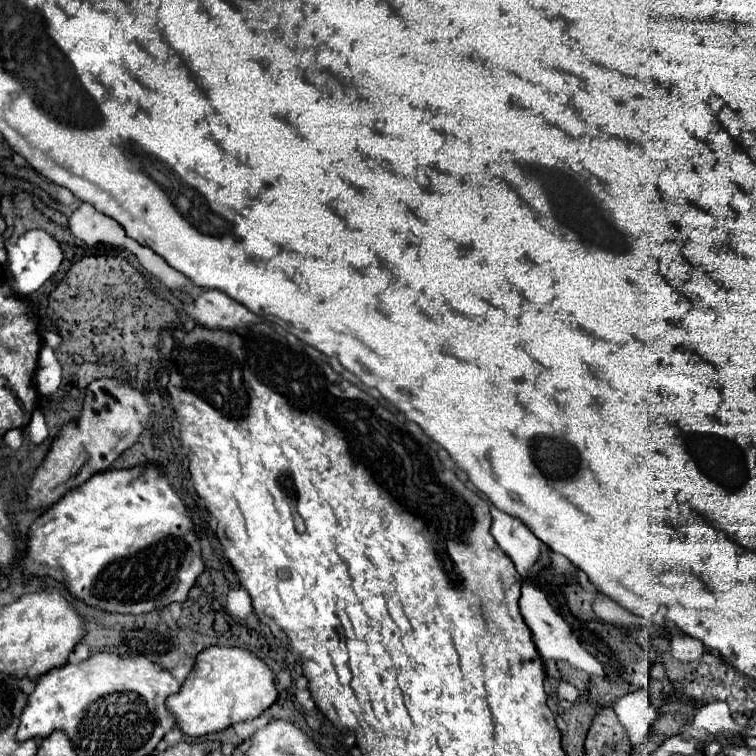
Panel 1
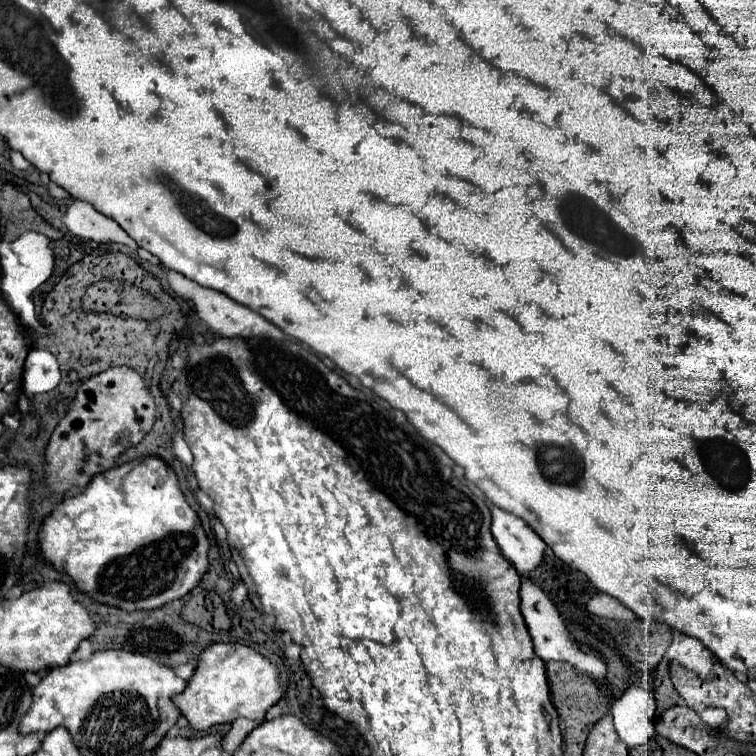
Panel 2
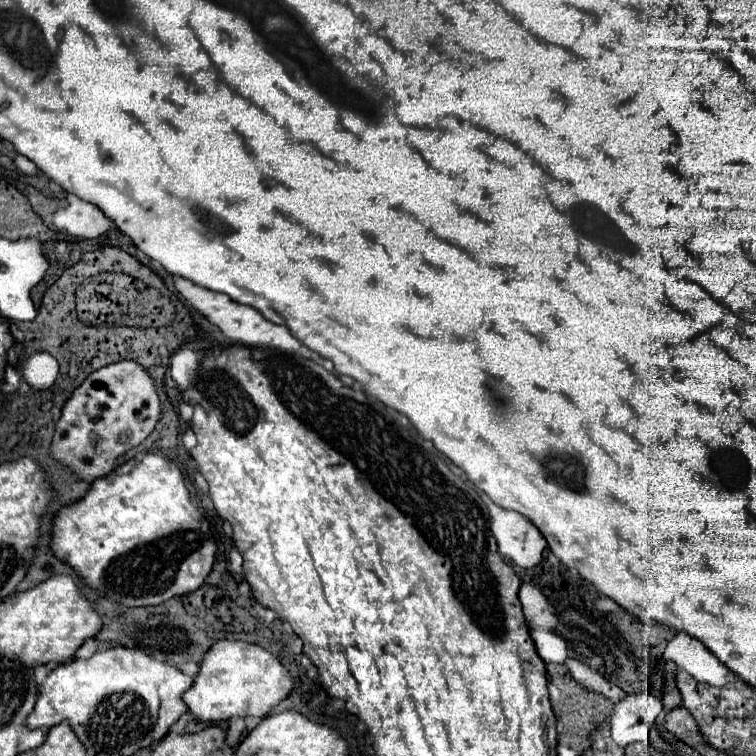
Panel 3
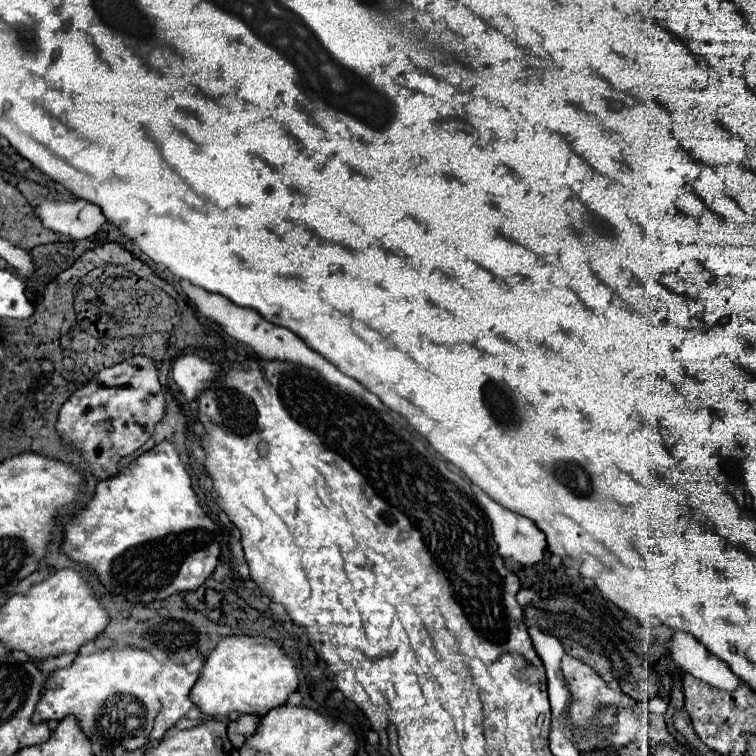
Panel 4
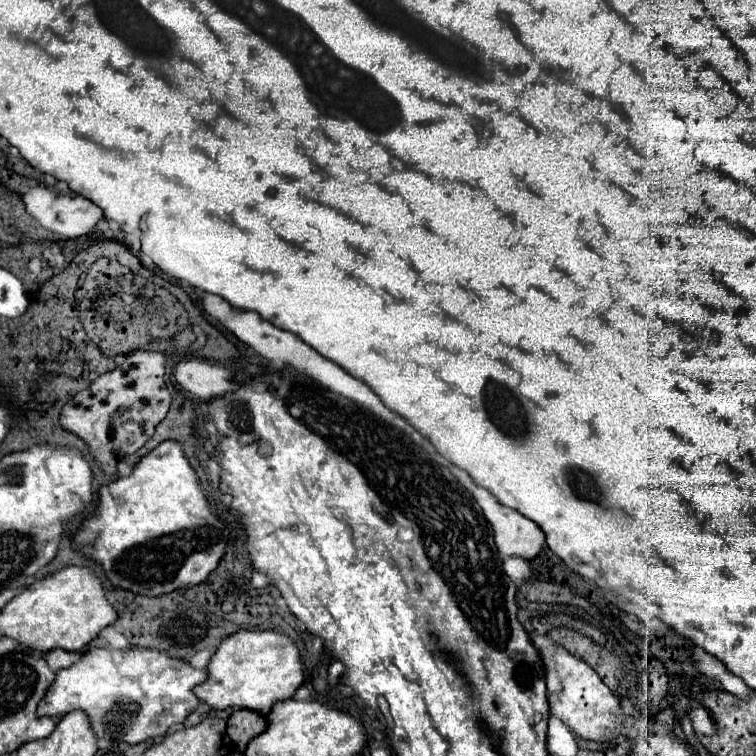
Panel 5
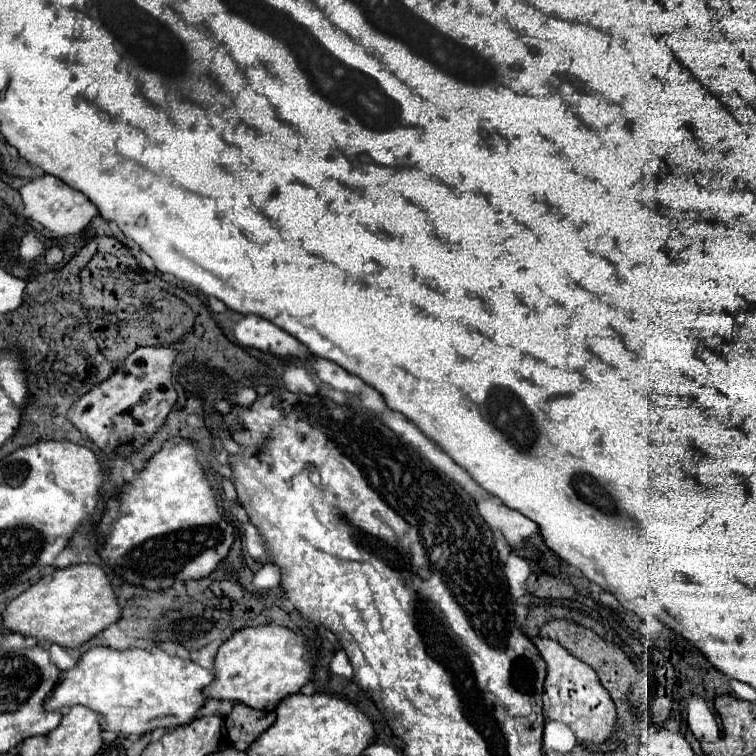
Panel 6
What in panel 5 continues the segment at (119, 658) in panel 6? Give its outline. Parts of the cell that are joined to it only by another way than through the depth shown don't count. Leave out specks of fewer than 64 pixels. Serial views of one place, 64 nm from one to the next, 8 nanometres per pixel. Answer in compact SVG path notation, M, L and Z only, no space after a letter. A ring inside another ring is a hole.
M92 648L70 668L56 672L50 692L46 690L36 714L58 718L72 710L82 710L96 738L110 736L124 744L140 744L164 736L170 726L182 724L200 704L192 690L206 680L206 670L196 670L188 662L176 660L175 649L160 652L136 648L120 652Z

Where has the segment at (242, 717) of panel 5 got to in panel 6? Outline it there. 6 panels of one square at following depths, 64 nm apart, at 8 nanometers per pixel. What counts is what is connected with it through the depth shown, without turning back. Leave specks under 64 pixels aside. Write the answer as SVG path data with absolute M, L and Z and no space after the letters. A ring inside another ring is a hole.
M236 704L226 716L228 738L236 750L246 750L262 732L266 732L266 728L272 726L274 720L274 712L262 712L244 704Z

